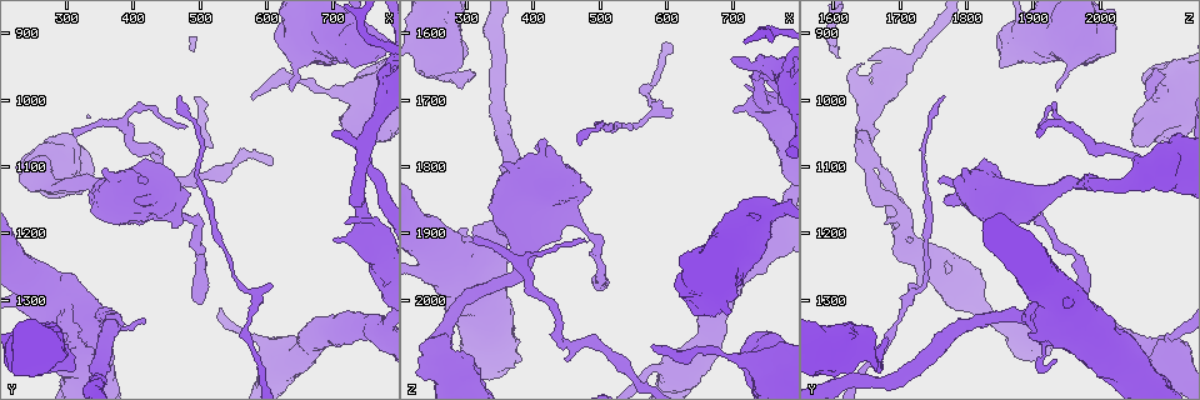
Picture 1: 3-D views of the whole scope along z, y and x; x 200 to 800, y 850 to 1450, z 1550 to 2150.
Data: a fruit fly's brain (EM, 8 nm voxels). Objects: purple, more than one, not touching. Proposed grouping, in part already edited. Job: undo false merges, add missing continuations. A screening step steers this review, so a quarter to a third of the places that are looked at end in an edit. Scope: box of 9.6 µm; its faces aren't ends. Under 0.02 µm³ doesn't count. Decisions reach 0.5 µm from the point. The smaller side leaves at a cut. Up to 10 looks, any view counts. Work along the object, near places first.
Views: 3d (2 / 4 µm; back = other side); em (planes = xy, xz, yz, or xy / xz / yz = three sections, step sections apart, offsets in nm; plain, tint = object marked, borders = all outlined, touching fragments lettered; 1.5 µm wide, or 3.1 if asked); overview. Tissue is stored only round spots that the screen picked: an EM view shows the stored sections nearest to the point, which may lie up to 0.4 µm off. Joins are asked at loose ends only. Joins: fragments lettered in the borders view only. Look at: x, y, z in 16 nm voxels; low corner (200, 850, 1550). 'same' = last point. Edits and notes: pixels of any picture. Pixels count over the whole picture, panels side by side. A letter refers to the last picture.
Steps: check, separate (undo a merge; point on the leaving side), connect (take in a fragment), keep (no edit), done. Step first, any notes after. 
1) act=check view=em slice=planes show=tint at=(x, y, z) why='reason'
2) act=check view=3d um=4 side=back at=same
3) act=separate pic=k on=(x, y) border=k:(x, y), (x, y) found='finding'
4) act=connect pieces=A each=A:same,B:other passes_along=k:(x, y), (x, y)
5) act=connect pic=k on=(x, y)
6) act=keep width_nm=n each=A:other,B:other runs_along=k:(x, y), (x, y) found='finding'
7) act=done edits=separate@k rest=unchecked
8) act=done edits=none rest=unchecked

act=check view=3d um=4 at=(400, 1150, 1775) why='thick end'

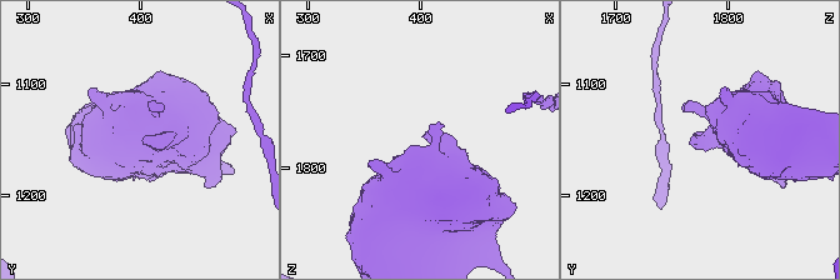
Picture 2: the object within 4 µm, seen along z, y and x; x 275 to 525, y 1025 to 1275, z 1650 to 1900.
act=check view=em slice=yz step=4 show=tint at=(404, 1150, 1772)

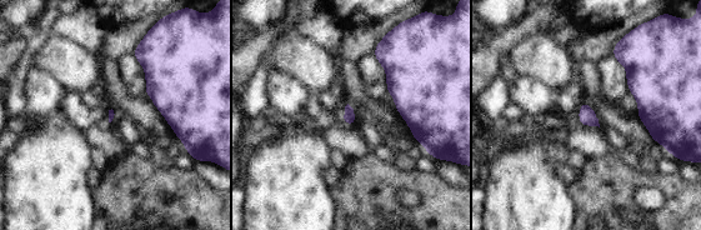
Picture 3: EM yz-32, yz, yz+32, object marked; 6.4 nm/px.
act=check view=em slice=planes show=borders at=same

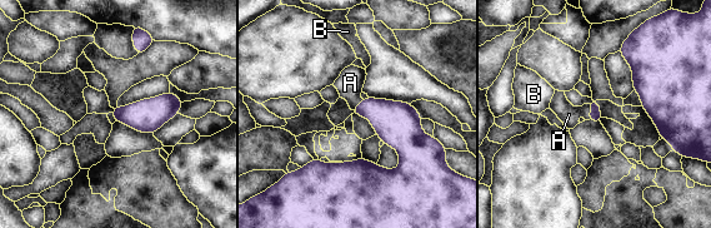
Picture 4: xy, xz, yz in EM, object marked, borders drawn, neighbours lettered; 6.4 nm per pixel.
act=connect pieces=A each=A:same,B:other passes_along=4:(595, 115), (590, 112), (569, 114) found='it goes on there'

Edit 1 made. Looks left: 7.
act=check view=3d um=2 side=back at=(585, 1000, 2070) why='branch stops here'

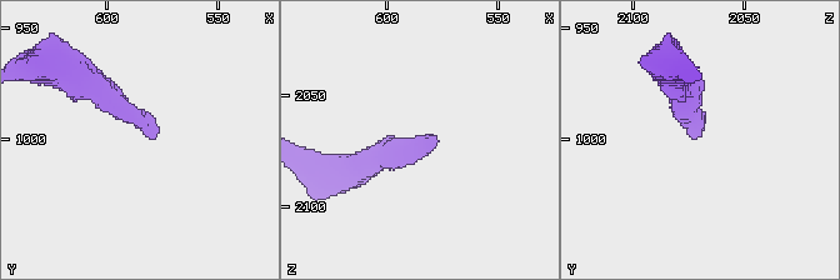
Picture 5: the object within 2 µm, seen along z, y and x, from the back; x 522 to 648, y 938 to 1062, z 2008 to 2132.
act=check view=em slice=yz step=4 show=tint at=(580, 996, 2068)

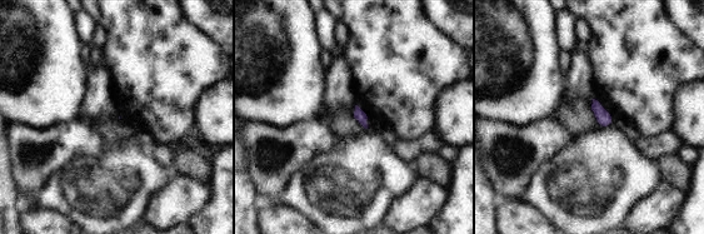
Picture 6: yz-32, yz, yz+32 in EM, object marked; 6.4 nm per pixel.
act=check view=em slice=planes show=borders at=same

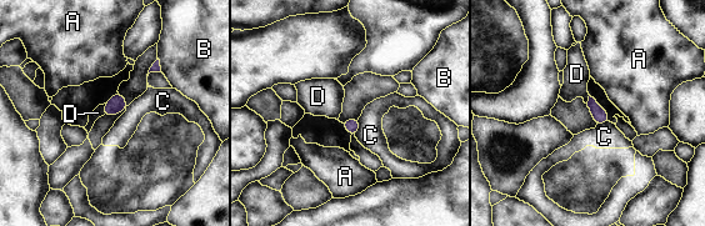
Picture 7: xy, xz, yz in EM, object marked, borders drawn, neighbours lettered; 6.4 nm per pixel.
act=keep each=A:other,B:other,C:other,D:other border=7:(105, 104), (101, 115) found='no lettered fragment goes on from it'

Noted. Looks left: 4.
act=check view=3d um=2 at=(480, 1045, 1915) why='thin end'

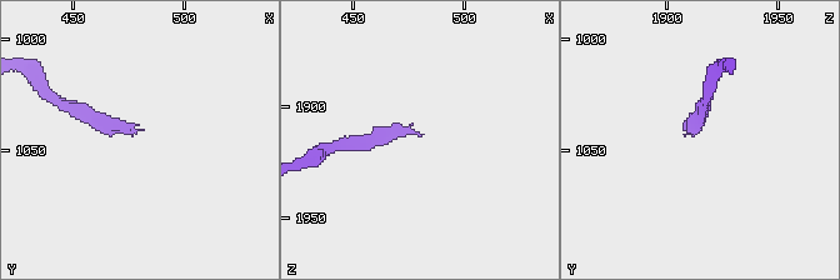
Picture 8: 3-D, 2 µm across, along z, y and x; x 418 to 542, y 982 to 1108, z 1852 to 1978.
act=check view=em slice=xy step=8 show=tint at=(478, 1041, 1912) why='shape alone is not enough'

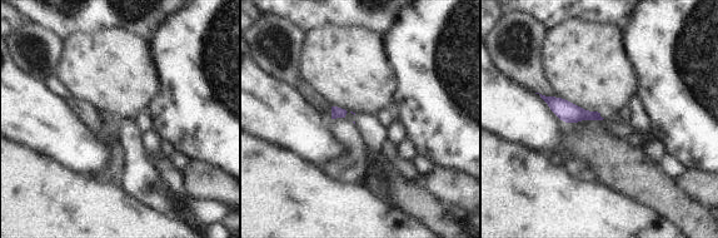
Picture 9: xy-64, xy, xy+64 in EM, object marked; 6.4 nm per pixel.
act=check view=em slice=planes show=borders at=same

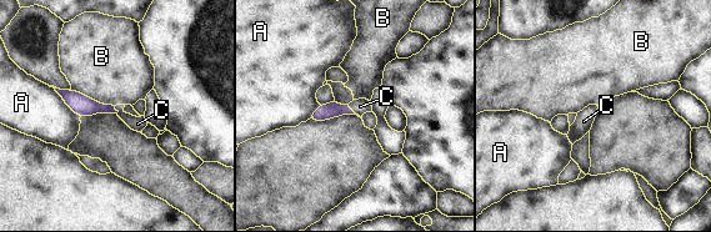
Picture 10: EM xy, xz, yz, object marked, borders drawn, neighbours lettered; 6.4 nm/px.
act=connect pieces=C each=A:other,B:other,C:same passes_along=10:(323, 112), (353, 111), (360, 106) found='it goes on there'

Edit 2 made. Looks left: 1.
act=done edits=connect@4,connect@10 rest=unchecked

